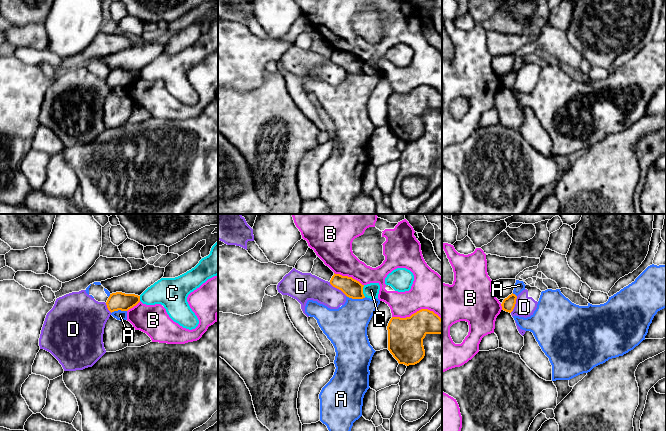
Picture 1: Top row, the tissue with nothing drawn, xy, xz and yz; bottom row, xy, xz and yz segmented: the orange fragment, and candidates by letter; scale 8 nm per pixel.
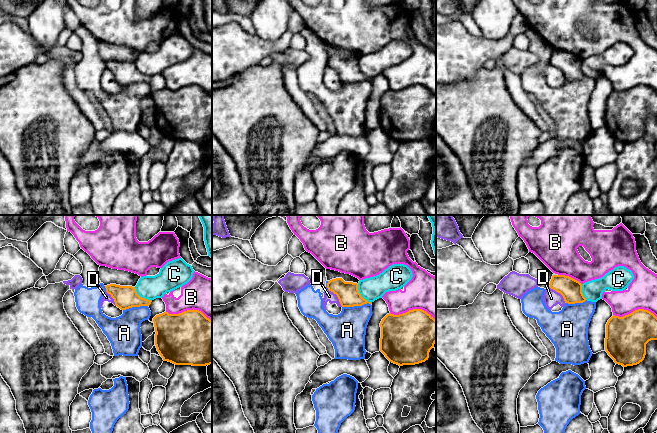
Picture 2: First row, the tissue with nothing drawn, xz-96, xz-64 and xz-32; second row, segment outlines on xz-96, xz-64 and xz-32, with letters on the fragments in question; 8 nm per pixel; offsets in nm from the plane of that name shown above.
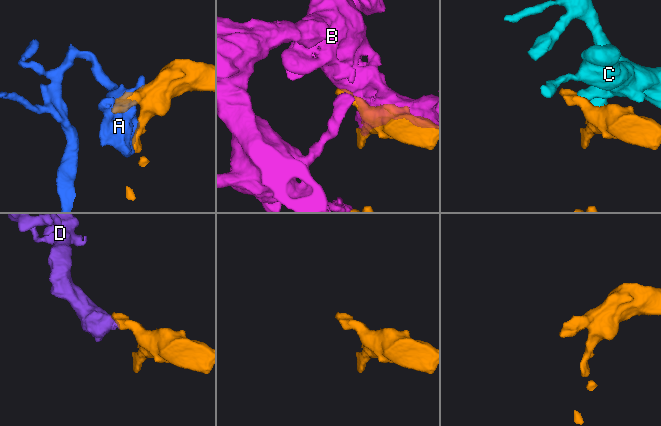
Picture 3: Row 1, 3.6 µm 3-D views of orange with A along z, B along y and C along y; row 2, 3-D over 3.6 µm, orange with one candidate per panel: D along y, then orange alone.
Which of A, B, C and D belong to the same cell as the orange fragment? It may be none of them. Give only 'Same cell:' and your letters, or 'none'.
Same cell: none

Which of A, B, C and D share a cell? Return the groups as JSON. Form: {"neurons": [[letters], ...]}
{"neurons": [["A"], ["B"], ["C"], ["D"]]}

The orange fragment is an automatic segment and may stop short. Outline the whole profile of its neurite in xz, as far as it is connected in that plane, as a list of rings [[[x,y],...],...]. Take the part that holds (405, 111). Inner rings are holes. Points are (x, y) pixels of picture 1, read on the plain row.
[[[421,85],[410,93],[392,93],[387,102],[388,126],[399,140],[406,142],[419,139],[425,132],[423,115],[427,110],[442,110],[442,95],[433,87]]]

